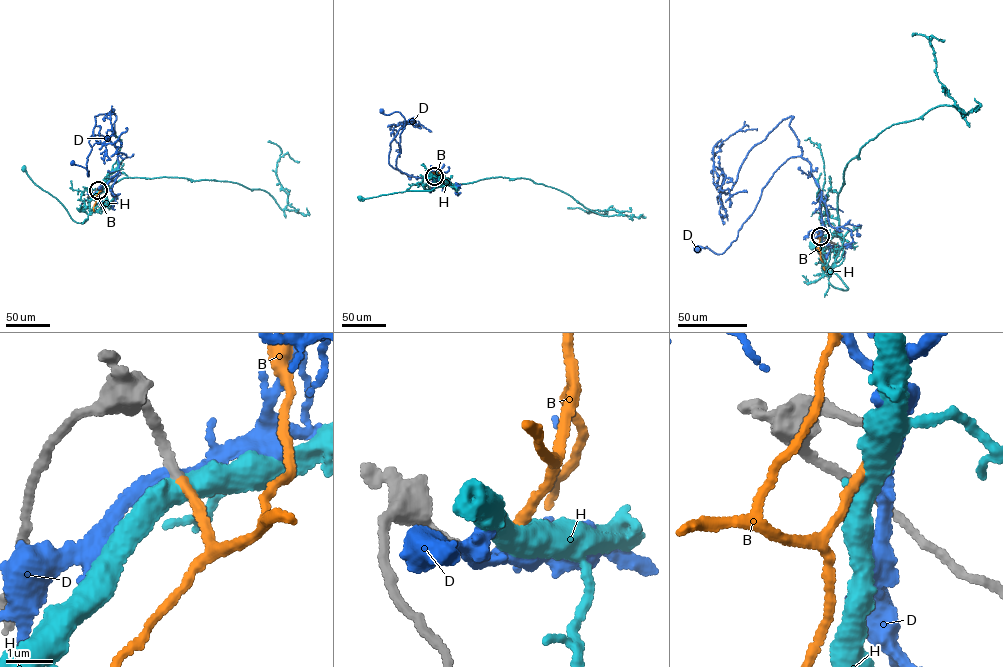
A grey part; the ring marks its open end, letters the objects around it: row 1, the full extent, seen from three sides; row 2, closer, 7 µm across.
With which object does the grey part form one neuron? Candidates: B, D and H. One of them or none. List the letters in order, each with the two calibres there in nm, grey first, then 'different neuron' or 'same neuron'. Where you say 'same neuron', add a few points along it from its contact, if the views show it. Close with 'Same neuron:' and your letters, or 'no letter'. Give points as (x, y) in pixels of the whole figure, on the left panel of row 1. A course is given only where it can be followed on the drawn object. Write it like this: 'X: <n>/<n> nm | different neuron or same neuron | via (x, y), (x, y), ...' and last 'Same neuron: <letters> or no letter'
B: 180/180 nm | same neuron | via (98, 190), (94, 211)
D: 220/280 nm | different neuron
H: 190/500 nm | different neuron
Same neuron: B

